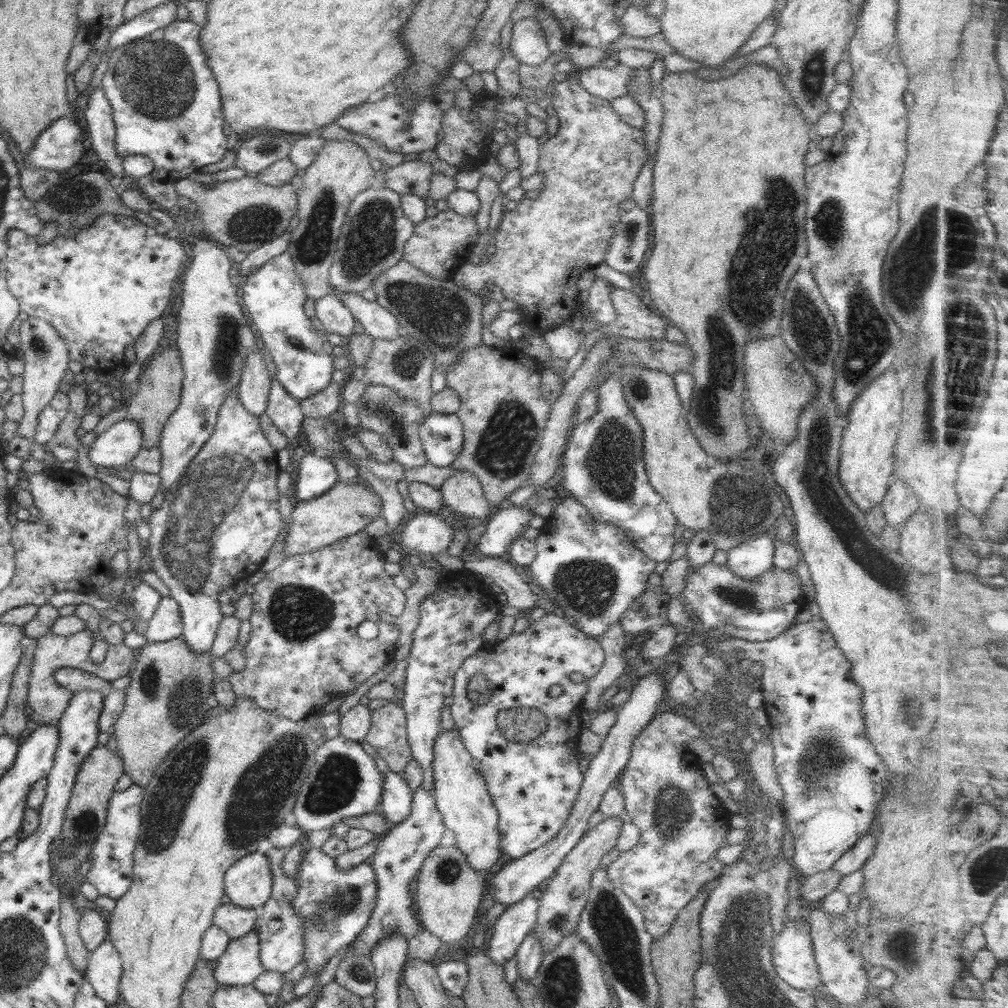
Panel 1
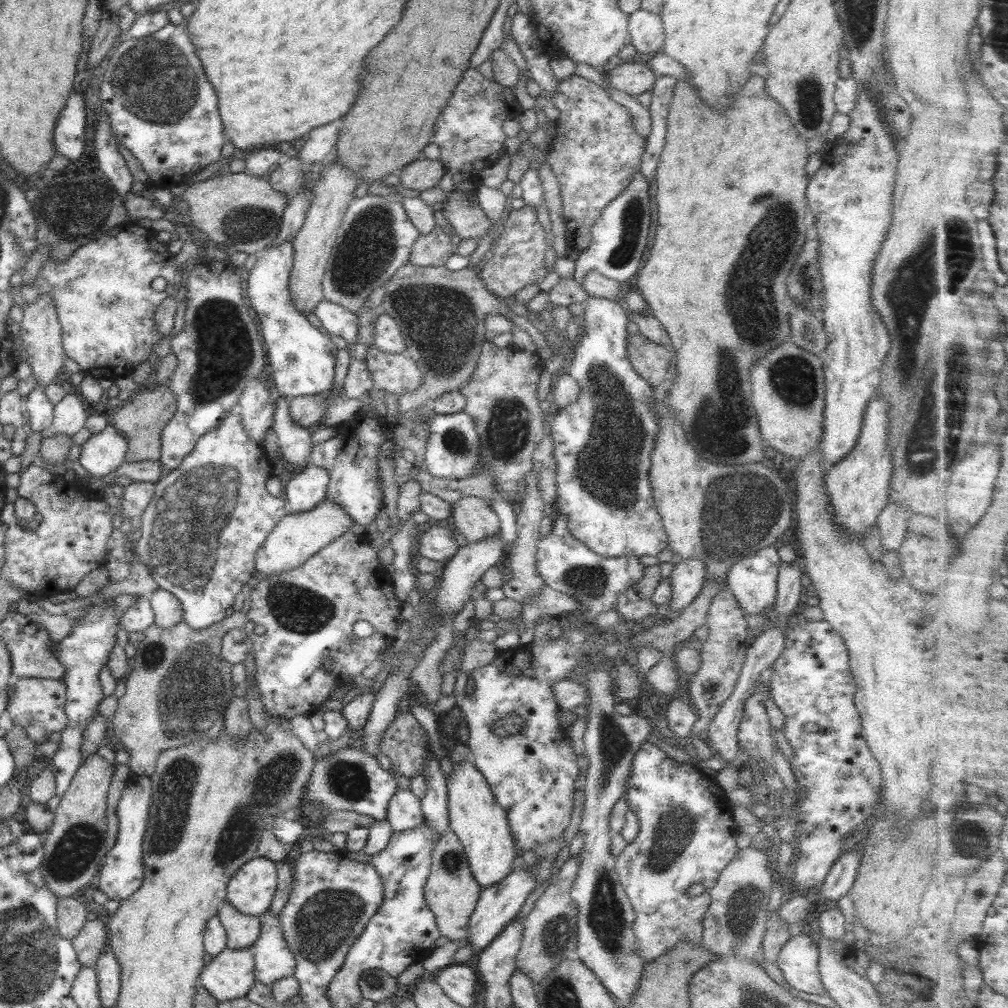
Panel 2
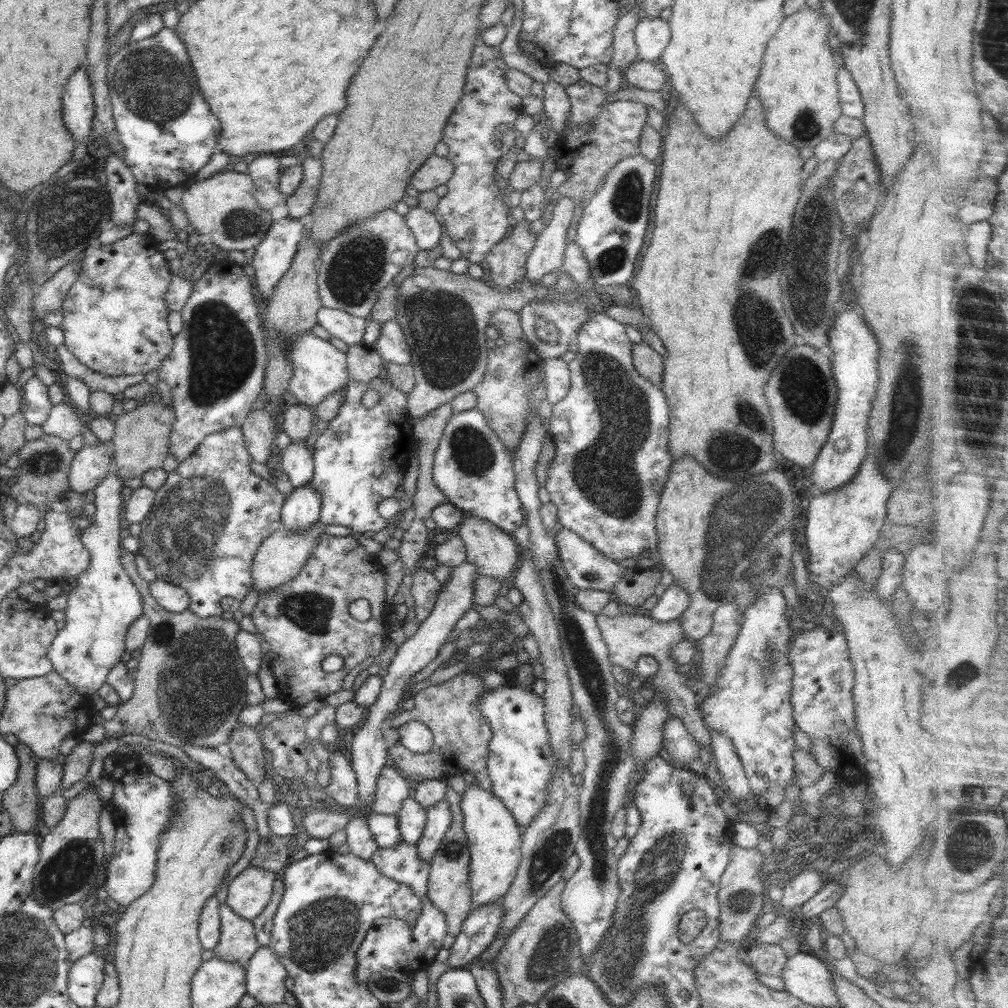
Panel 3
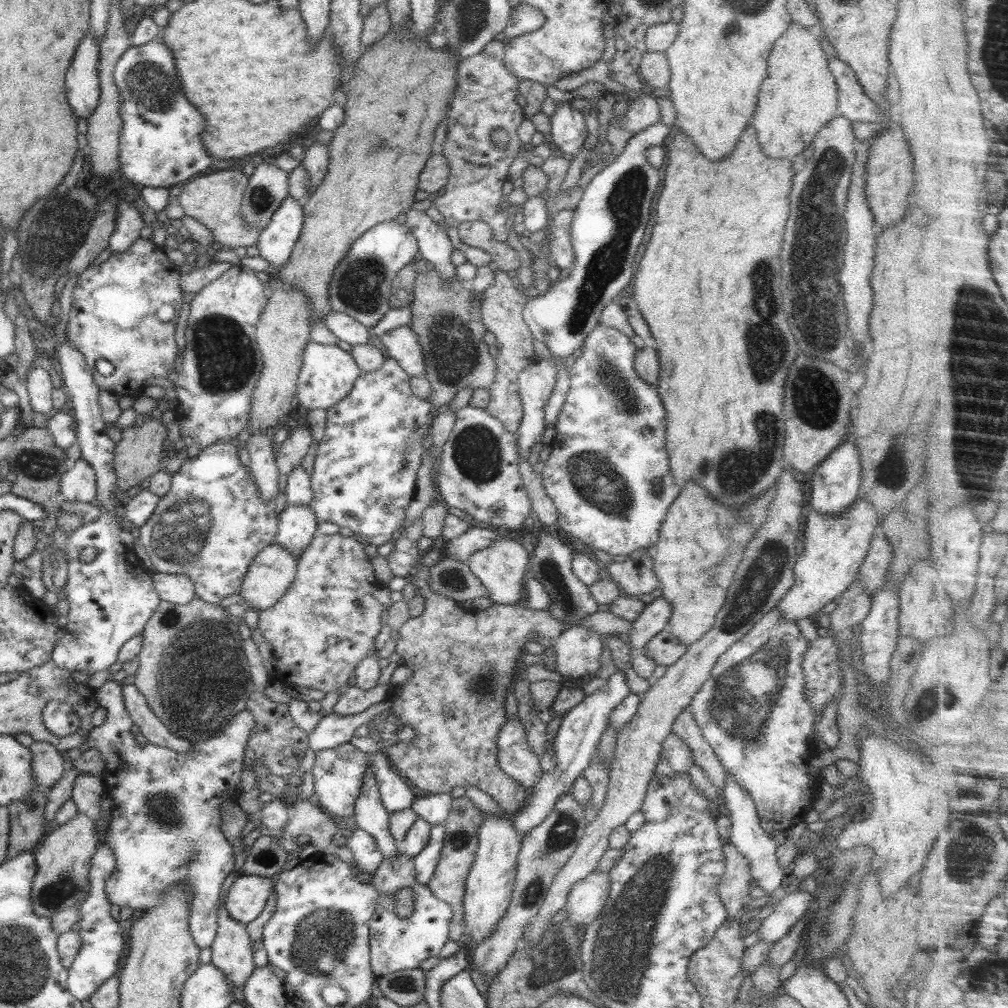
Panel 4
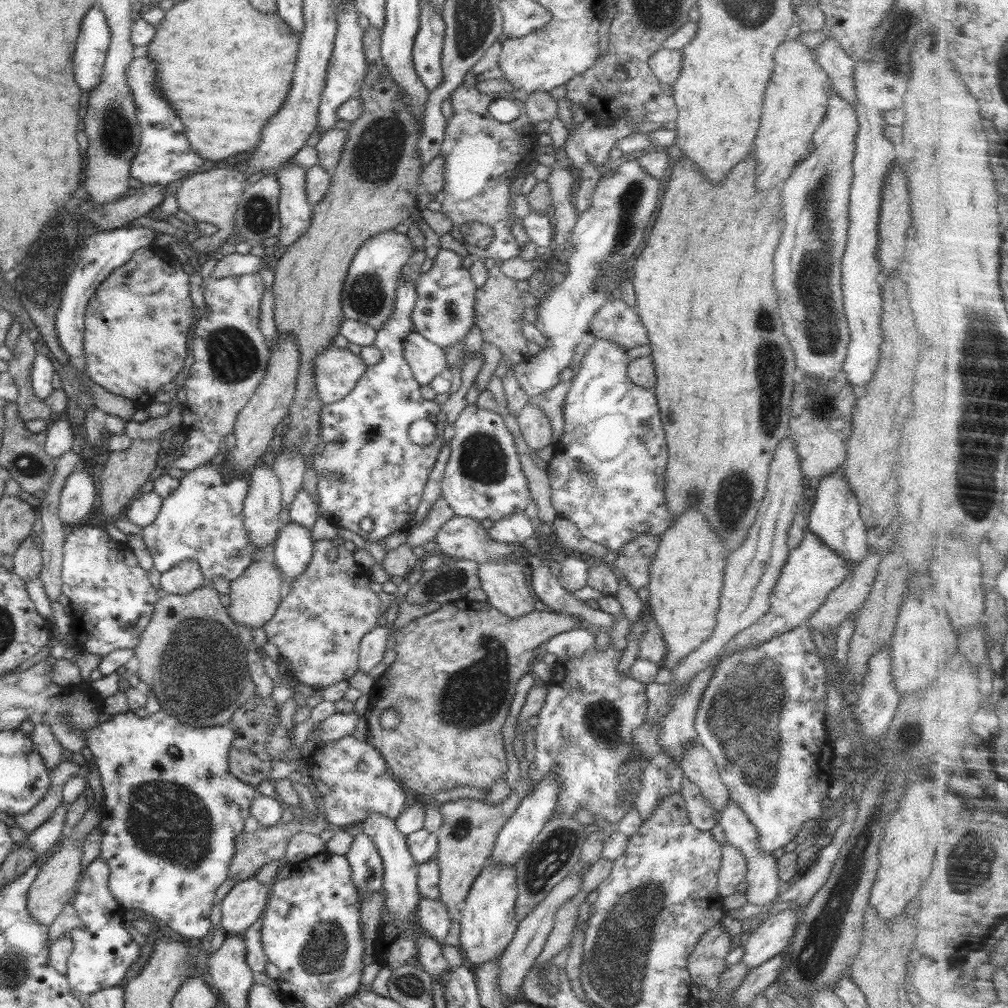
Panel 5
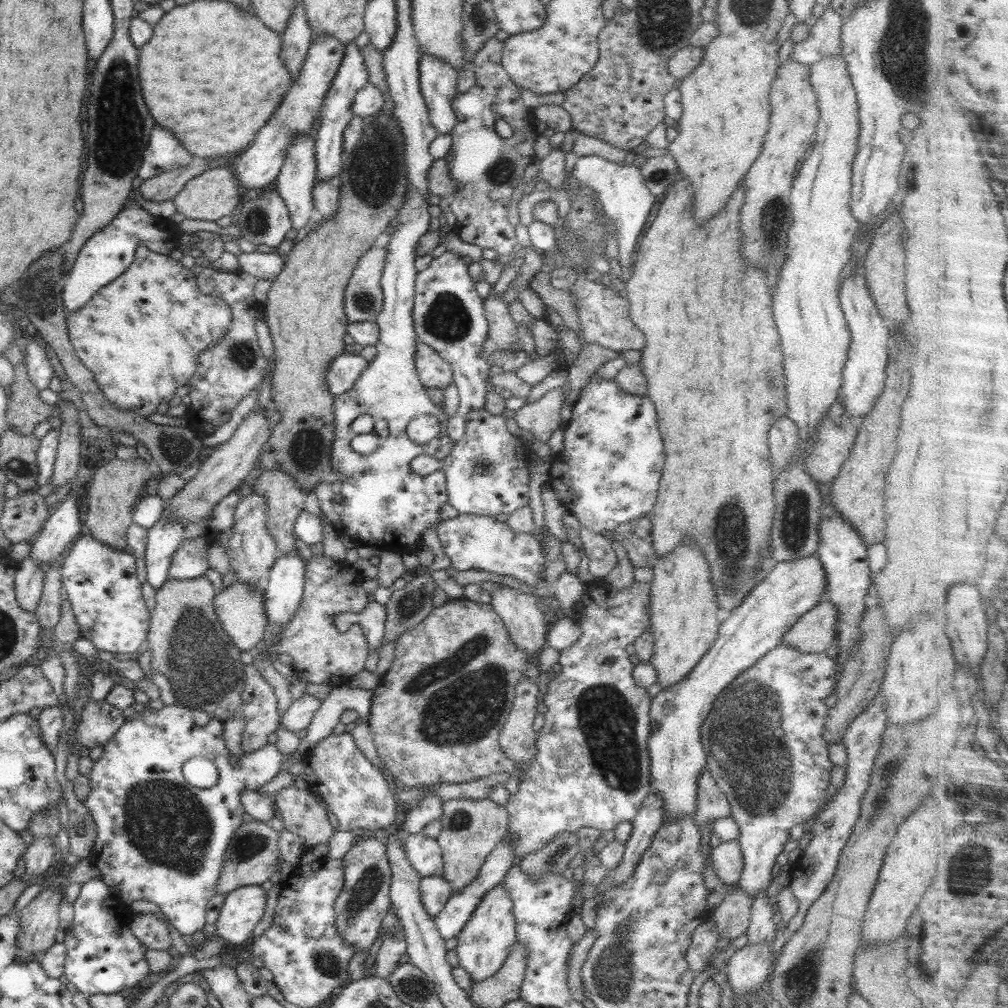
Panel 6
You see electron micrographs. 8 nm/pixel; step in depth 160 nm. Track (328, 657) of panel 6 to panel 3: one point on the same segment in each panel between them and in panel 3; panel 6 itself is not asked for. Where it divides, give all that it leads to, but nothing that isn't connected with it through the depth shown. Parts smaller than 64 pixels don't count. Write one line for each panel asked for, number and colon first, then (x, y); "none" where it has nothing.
3: (302, 621)
4: (327, 622)
5: (320, 620)

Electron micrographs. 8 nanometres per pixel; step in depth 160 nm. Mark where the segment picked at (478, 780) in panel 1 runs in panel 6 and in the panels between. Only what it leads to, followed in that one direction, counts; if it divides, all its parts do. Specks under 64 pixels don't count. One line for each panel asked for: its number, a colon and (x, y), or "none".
2: (480, 823)
3: (493, 836)
4: (488, 887)
5: (487, 920)
6: (486, 940)

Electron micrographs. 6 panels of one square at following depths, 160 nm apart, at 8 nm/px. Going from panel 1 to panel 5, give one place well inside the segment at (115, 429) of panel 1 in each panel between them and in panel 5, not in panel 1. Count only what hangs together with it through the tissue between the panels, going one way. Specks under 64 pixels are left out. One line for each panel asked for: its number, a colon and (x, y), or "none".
2: (105, 452)
3: (91, 464)
4: (78, 484)
5: (78, 495)

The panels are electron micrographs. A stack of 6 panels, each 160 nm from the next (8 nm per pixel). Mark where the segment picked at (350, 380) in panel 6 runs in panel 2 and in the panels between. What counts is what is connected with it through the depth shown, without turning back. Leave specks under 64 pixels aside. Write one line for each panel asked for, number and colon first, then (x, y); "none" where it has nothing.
2: (302, 357)
3: (319, 369)
4: (328, 373)
5: (337, 371)

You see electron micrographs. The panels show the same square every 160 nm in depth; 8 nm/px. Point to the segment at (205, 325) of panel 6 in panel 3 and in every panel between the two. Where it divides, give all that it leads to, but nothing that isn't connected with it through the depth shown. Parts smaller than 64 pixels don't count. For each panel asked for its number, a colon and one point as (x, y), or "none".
3: (114, 316)
4: (113, 316)
5: (136, 323)

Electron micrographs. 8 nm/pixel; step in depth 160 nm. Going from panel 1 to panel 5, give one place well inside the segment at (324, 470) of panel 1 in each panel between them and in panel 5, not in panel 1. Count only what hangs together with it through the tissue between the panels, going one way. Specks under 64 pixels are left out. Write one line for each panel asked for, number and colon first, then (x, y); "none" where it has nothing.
2: (304, 490)
3: (300, 510)
4: (297, 525)
5: (293, 548)

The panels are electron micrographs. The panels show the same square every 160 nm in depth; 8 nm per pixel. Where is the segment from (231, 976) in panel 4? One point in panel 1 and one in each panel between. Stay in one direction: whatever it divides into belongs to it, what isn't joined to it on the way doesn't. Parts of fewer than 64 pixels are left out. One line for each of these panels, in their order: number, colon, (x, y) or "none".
1: (236, 921)
2: (242, 931)
3: (237, 943)

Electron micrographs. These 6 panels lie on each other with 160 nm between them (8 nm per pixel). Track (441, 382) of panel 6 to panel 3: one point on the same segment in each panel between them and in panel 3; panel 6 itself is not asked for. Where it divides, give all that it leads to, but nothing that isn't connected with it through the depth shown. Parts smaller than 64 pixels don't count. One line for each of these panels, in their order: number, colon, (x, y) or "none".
3: (391, 345)
4: (401, 343)
5: (426, 360)

